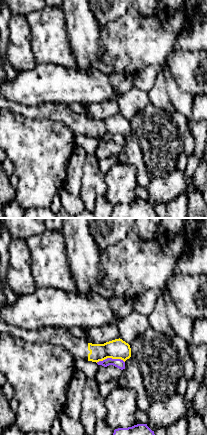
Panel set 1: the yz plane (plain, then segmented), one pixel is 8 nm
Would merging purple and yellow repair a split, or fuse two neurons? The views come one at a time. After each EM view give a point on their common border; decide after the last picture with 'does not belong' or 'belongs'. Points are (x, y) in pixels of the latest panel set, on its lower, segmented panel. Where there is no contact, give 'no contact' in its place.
(110, 358)

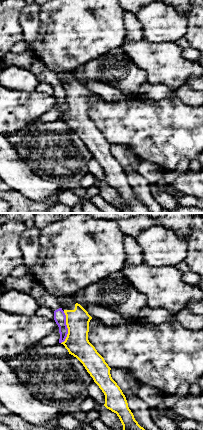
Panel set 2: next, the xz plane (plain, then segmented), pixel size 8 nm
(66, 327)

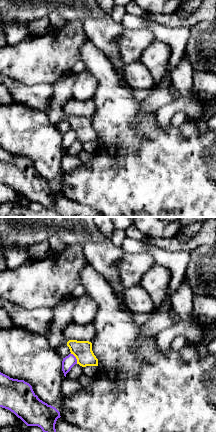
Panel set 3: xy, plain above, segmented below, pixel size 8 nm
(75, 358)

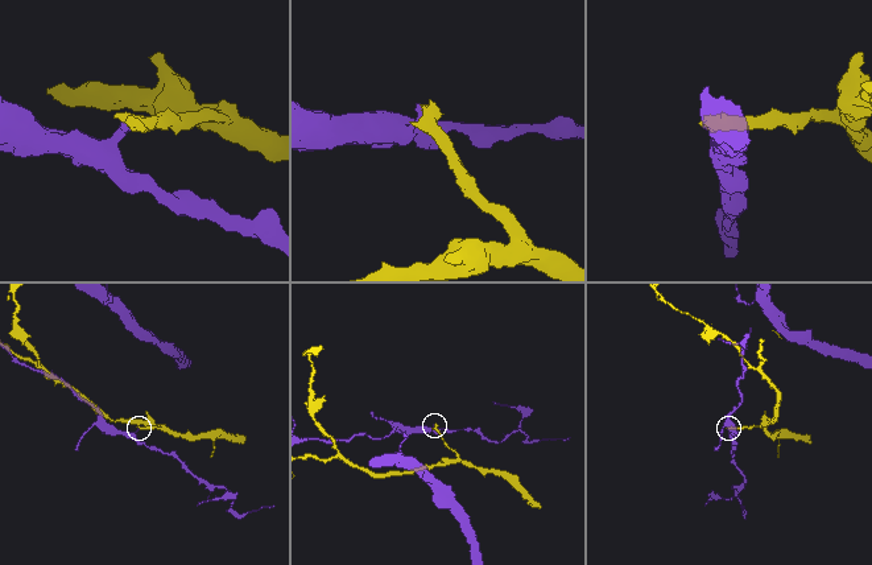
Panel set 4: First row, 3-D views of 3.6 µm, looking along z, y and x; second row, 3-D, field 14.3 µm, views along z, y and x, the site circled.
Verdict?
does not belong

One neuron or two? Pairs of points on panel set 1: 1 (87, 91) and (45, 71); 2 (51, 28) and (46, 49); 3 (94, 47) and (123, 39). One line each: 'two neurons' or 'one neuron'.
1: one neuron
2: one neuron
3: two neurons

